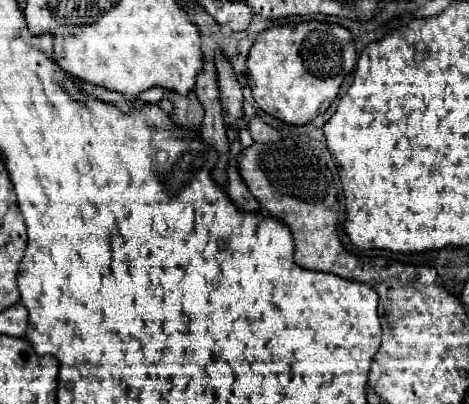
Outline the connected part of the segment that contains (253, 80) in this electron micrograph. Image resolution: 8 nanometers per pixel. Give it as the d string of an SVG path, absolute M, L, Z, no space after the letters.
M322 21L274 25L256 37L248 51L248 79L254 100L268 115L290 125L306 125L324 113L340 93L344 77L354 71L354 65L352 33Z

